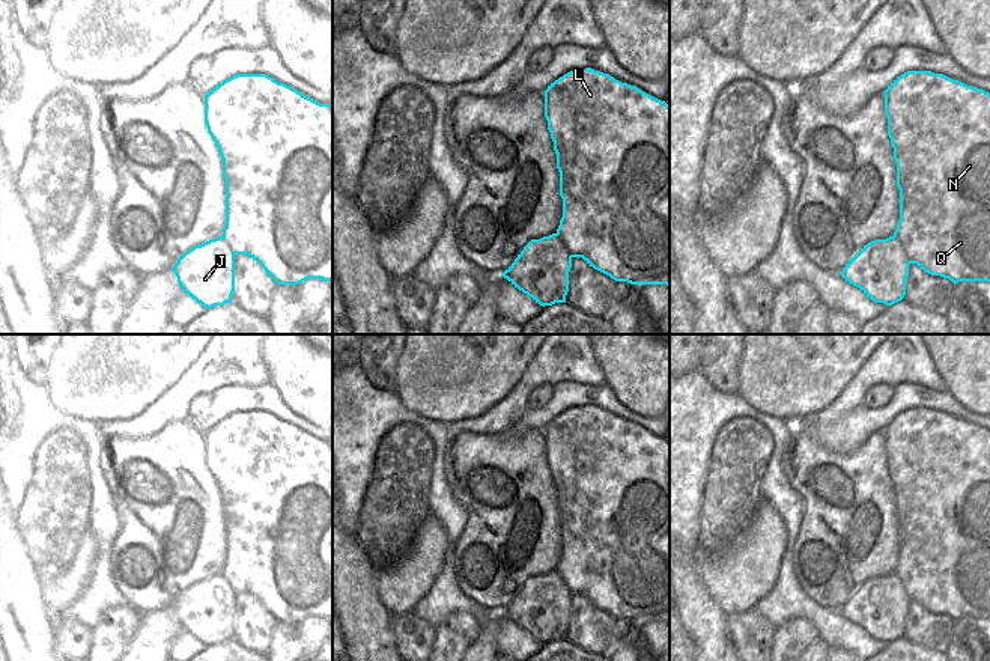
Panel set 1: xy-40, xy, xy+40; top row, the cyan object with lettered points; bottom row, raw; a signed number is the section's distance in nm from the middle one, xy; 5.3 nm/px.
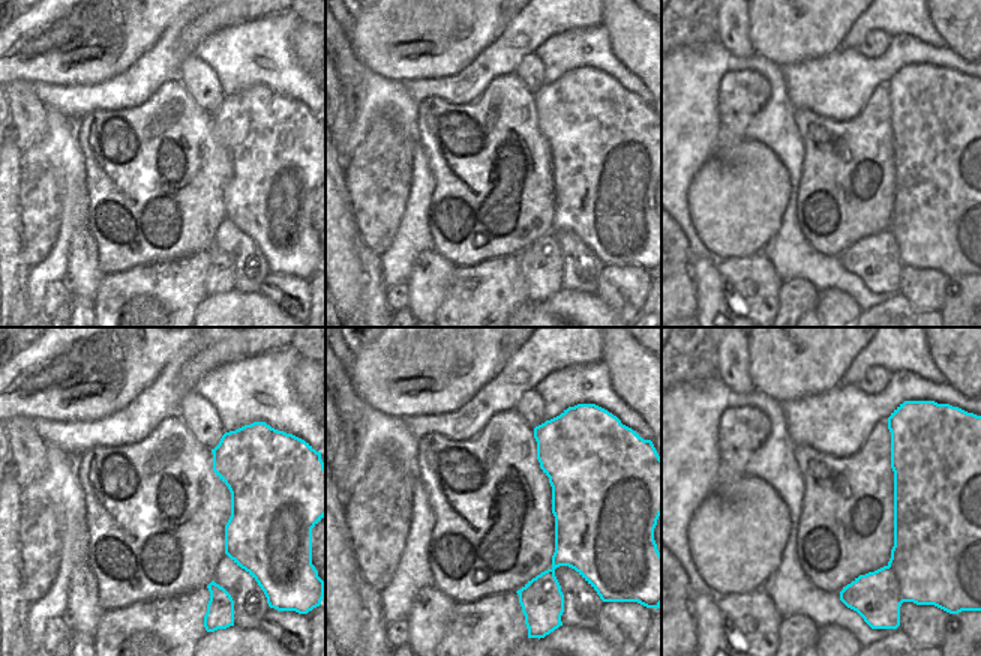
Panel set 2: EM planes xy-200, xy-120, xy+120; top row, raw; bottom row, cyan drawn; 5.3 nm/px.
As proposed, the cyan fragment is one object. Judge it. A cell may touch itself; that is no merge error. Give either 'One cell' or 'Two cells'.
Two cells.

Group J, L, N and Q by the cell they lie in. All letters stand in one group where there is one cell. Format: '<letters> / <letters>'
J / L N Q

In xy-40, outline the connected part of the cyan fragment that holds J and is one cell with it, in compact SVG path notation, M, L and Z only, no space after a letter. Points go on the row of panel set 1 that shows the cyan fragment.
M218 236L185 251L172 268L178 283L205 309L232 303L235 292L235 253Z

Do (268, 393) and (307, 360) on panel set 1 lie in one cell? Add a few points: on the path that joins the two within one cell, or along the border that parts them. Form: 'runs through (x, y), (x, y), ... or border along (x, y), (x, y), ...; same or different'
border along (270, 380), (282, 401), (297, 414); different

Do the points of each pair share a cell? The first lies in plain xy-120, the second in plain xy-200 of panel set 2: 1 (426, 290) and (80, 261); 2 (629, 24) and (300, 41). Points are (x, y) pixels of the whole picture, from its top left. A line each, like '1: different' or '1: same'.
1: same
2: same

